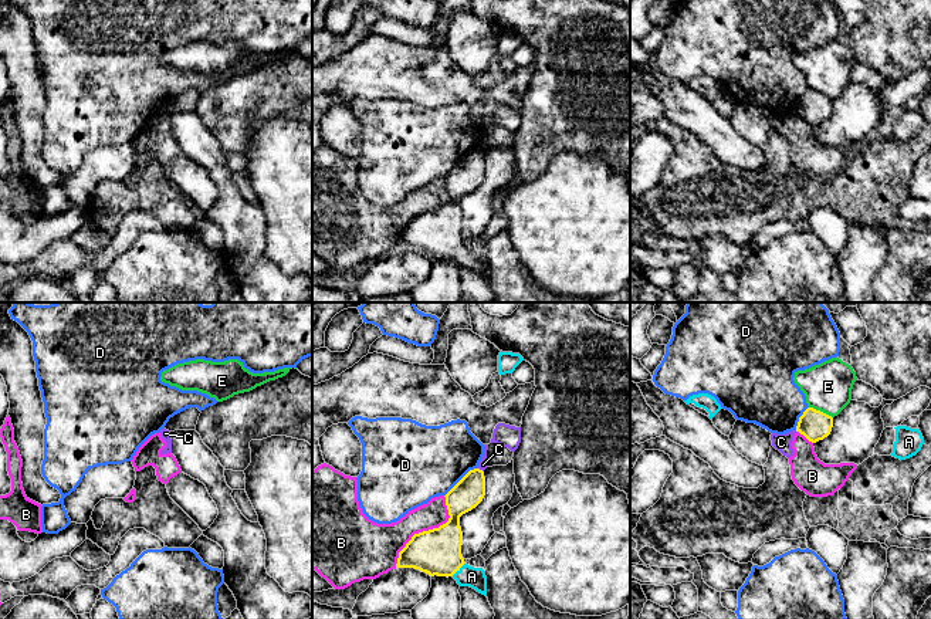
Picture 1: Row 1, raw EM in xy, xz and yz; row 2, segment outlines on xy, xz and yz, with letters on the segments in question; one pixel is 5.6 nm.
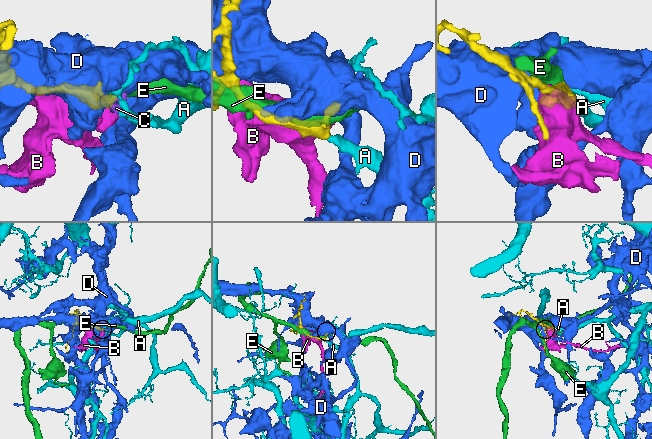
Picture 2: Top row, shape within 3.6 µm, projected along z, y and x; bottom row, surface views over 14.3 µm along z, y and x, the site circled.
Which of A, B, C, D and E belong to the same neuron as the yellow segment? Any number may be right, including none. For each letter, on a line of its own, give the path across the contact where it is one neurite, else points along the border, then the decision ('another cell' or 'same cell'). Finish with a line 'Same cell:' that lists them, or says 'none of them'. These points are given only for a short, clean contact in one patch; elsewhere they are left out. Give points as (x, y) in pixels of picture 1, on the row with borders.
A: across xz (437, 551), (457, 570), (471, 577) | same cell
B: another cell
C: along xz (477, 467), (483, 472) | another cell
D: another cell
E: another cell
Same cell: A

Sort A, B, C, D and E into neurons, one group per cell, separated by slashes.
A / B C / D / E

